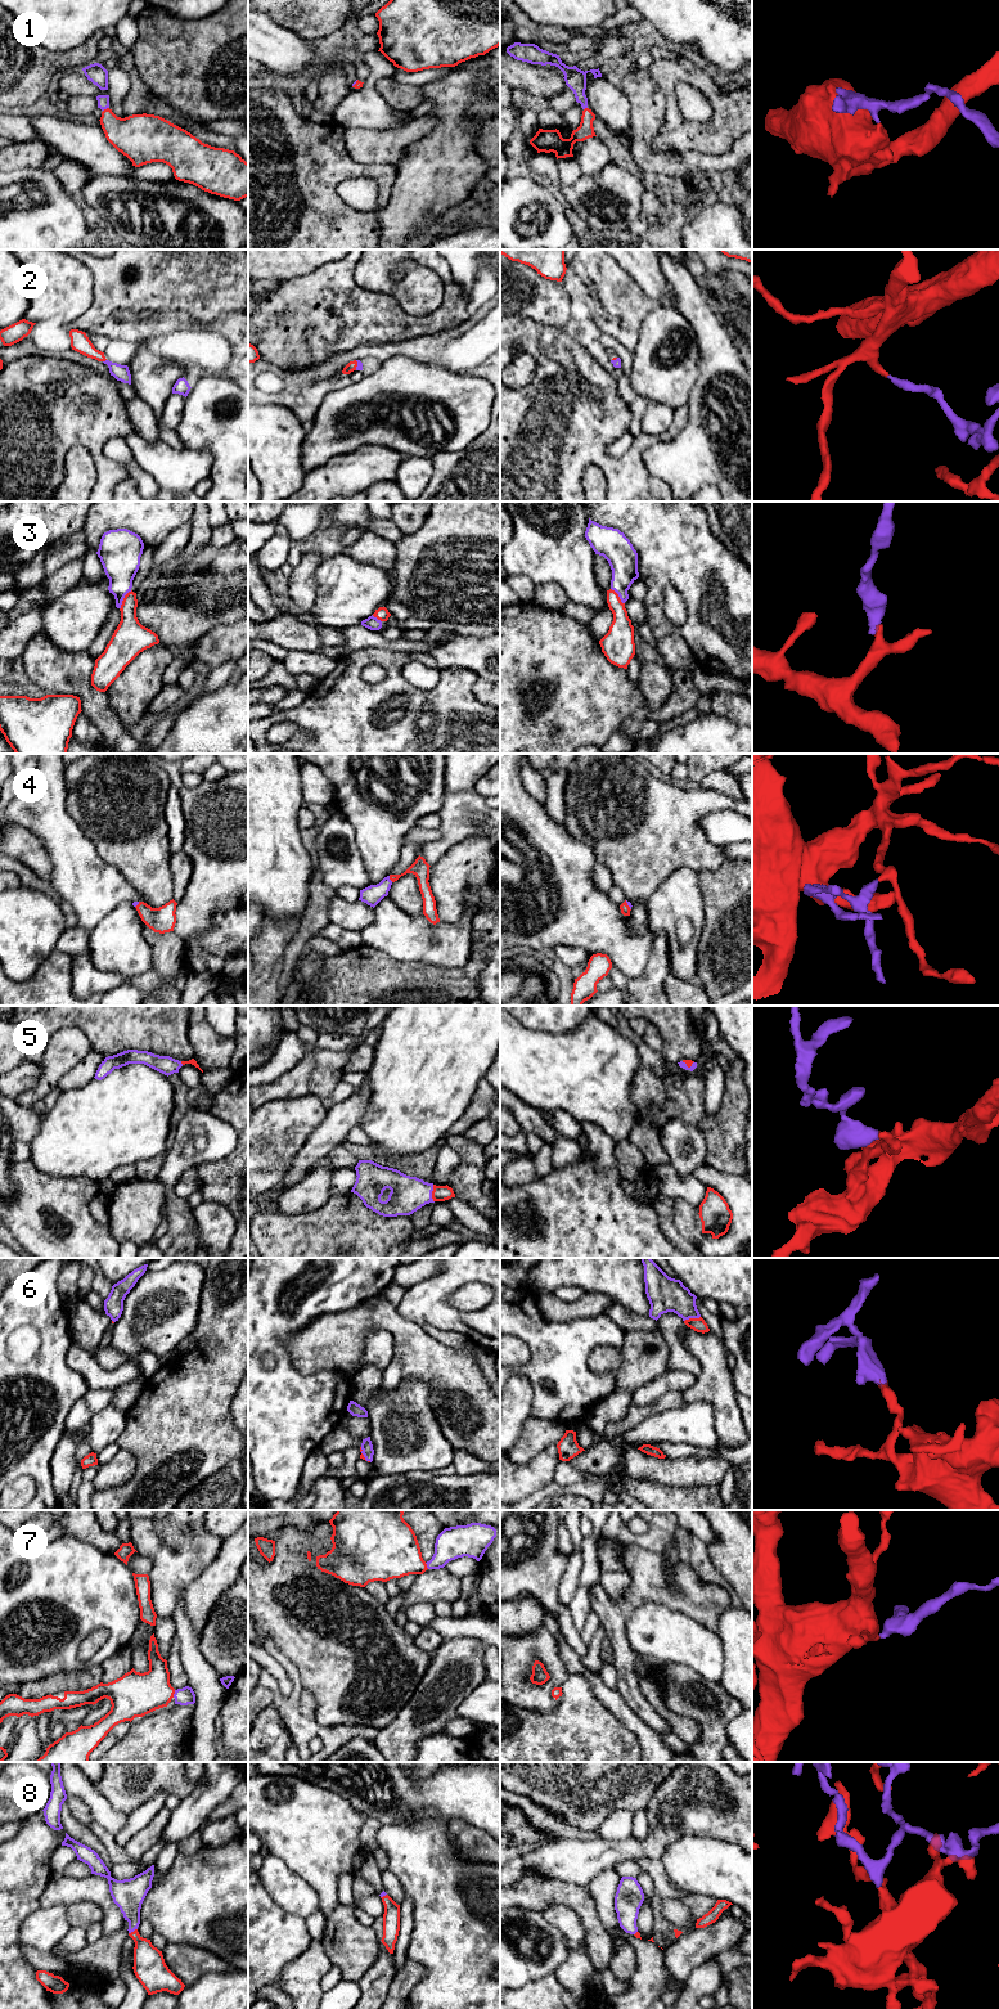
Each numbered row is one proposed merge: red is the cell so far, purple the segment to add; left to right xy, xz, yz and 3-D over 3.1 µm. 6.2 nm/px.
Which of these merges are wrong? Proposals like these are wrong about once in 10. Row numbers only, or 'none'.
none

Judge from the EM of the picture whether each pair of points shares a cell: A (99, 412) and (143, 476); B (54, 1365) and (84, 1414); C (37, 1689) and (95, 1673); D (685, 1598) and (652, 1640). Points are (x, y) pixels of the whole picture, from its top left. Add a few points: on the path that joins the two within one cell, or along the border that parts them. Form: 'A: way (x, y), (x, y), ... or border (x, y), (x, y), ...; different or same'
A: border (108, 439), (103, 453), (125, 467); different
B: border (81, 1398), (68, 1411), (63, 1429); different
C: way (52, 1684), (81, 1680); same
D: border (646, 1603), (661, 1603), (685, 1613), (702, 1625); different

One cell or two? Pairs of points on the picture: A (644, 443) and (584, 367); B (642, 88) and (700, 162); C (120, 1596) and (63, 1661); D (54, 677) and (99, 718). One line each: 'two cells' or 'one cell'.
A: one cell
B: one cell
C: one cell
D: one cell

